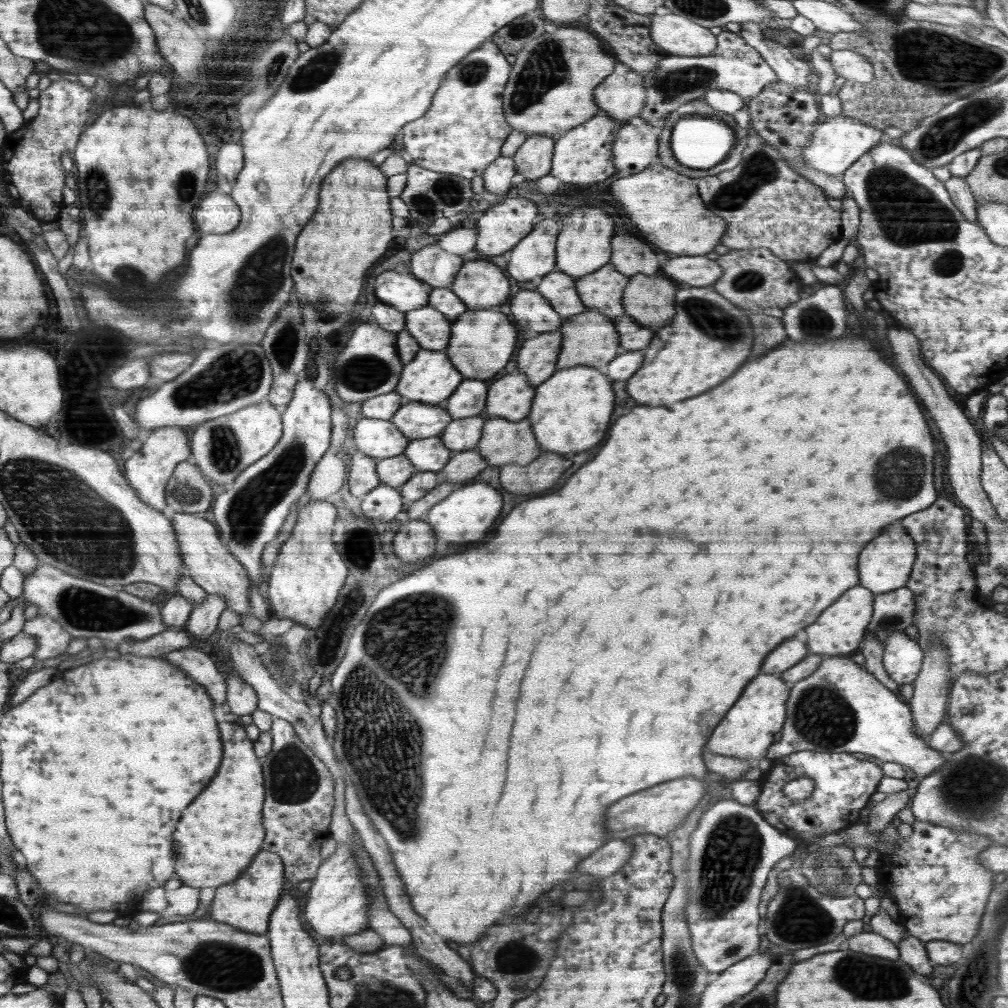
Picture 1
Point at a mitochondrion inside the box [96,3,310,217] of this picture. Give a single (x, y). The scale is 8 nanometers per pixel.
(185, 185)

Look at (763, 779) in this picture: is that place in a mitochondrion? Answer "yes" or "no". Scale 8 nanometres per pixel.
no

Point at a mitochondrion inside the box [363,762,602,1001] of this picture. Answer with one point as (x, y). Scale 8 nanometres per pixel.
(517, 959)

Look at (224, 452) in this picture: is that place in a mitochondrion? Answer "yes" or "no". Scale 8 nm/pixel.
yes

